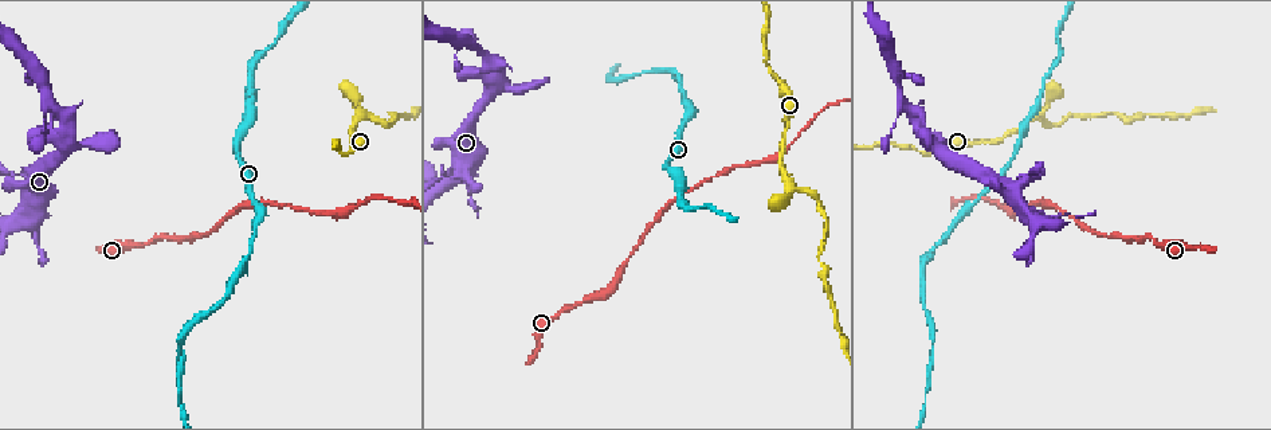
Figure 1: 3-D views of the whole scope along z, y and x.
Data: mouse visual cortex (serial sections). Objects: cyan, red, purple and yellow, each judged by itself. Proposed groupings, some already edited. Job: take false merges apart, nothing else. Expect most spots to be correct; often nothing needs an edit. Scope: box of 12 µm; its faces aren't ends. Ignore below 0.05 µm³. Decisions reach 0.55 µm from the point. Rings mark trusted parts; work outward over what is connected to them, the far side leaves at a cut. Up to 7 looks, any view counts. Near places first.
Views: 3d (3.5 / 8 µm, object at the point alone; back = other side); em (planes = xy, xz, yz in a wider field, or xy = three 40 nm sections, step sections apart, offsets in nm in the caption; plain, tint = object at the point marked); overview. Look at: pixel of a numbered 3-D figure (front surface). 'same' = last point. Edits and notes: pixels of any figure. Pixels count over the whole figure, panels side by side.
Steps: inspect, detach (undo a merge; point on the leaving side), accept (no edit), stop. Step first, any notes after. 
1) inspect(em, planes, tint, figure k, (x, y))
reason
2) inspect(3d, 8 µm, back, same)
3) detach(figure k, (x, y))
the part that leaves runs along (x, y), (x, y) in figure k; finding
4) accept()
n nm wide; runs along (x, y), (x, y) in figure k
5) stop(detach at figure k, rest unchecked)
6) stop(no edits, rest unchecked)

inspect(3d, 3.5 µm, figure 1, (362, 119))
three-way junction

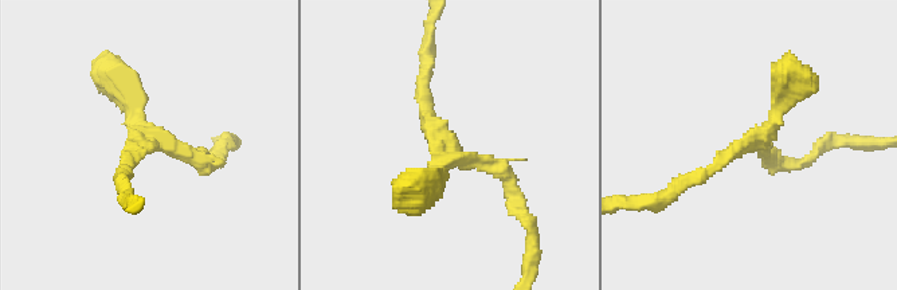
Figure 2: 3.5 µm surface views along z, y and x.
inspect(em, planes, tint, figure 2, (448, 144))
3 arms; arms of 200, 200, 200 nm; need the tissue

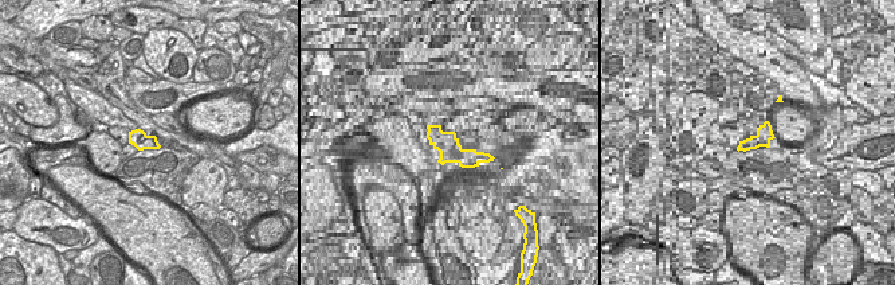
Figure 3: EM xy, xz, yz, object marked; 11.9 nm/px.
accept()
runs along (426, 77), (434, 136), (500, 169), (508, 189) in figure 2; one cell here

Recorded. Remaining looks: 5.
inspect(3d, 3.5 µm, figure 1, (26, 174))
thick turns thin

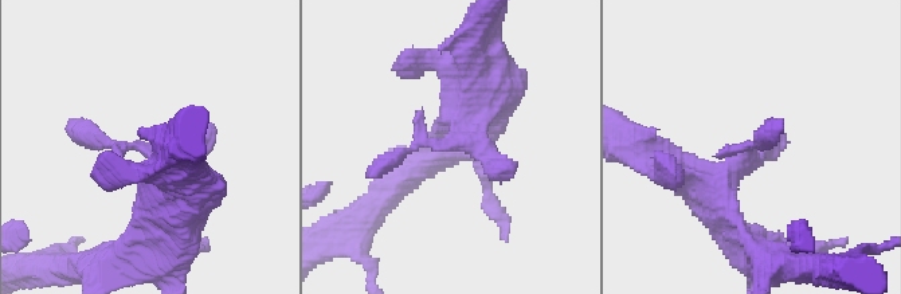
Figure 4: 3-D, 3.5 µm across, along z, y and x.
inspect(em, planes, tint, figure 4, (750, 150))

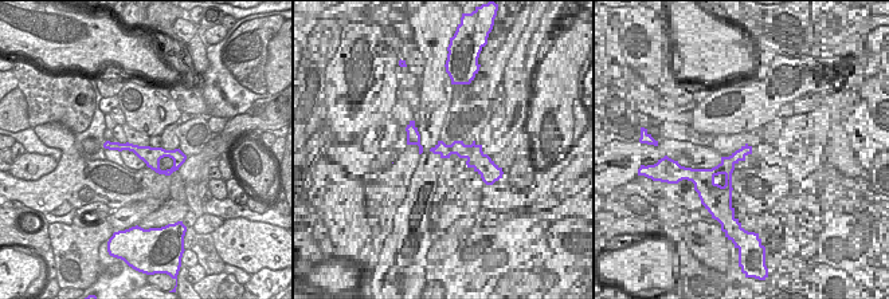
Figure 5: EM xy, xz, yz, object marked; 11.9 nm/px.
accept()
one cell here

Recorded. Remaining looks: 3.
inspect(3d, 3.5 µm, figure 1, (902, 105))
branch point

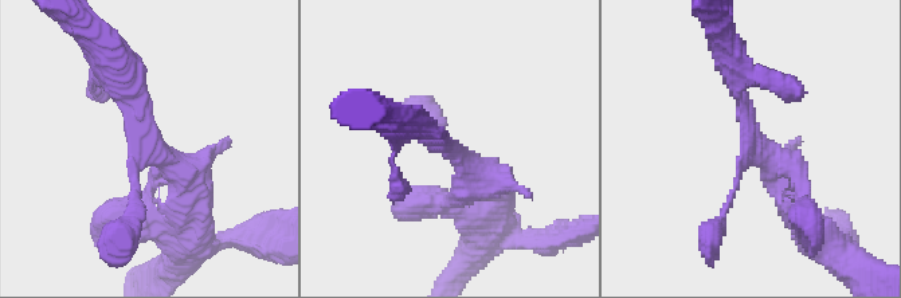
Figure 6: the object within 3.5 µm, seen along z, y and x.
inspect(em, xy, step 1, tint, figure 6, (755, 146))

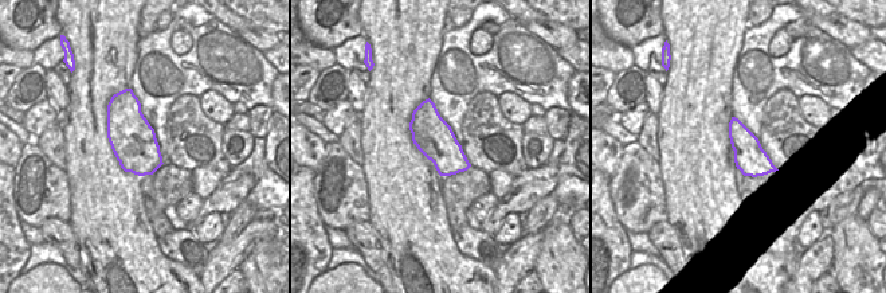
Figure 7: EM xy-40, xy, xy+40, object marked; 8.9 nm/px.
inspect(em, xy, step 3, tint, same)
another direction

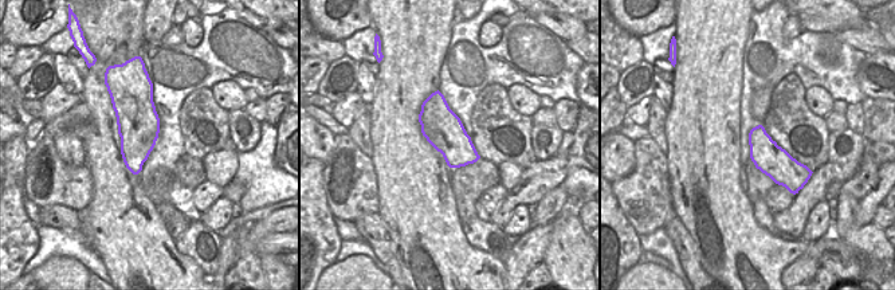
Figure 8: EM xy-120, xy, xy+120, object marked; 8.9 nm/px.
accept()
runs along (199, 210), (121, 70) in figure 6; one cell here

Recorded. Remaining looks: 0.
stop(no edits, rest unchecked)

